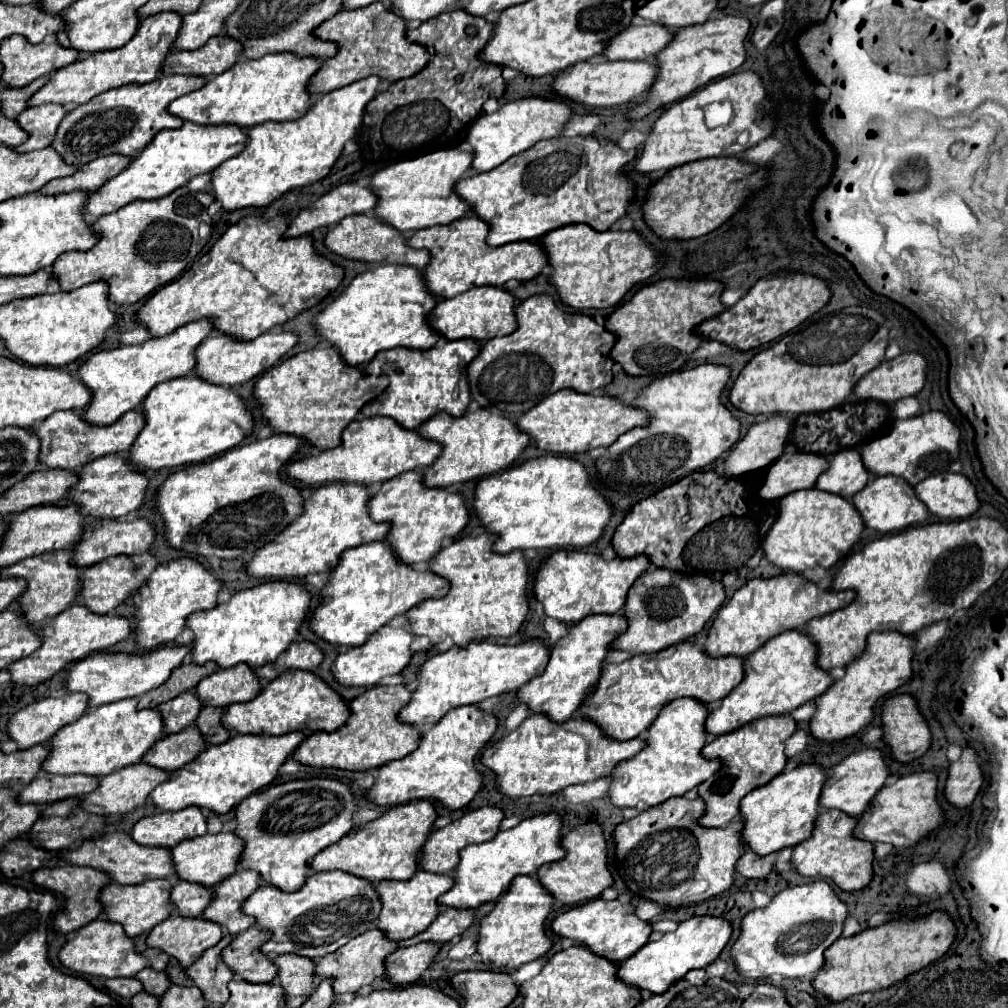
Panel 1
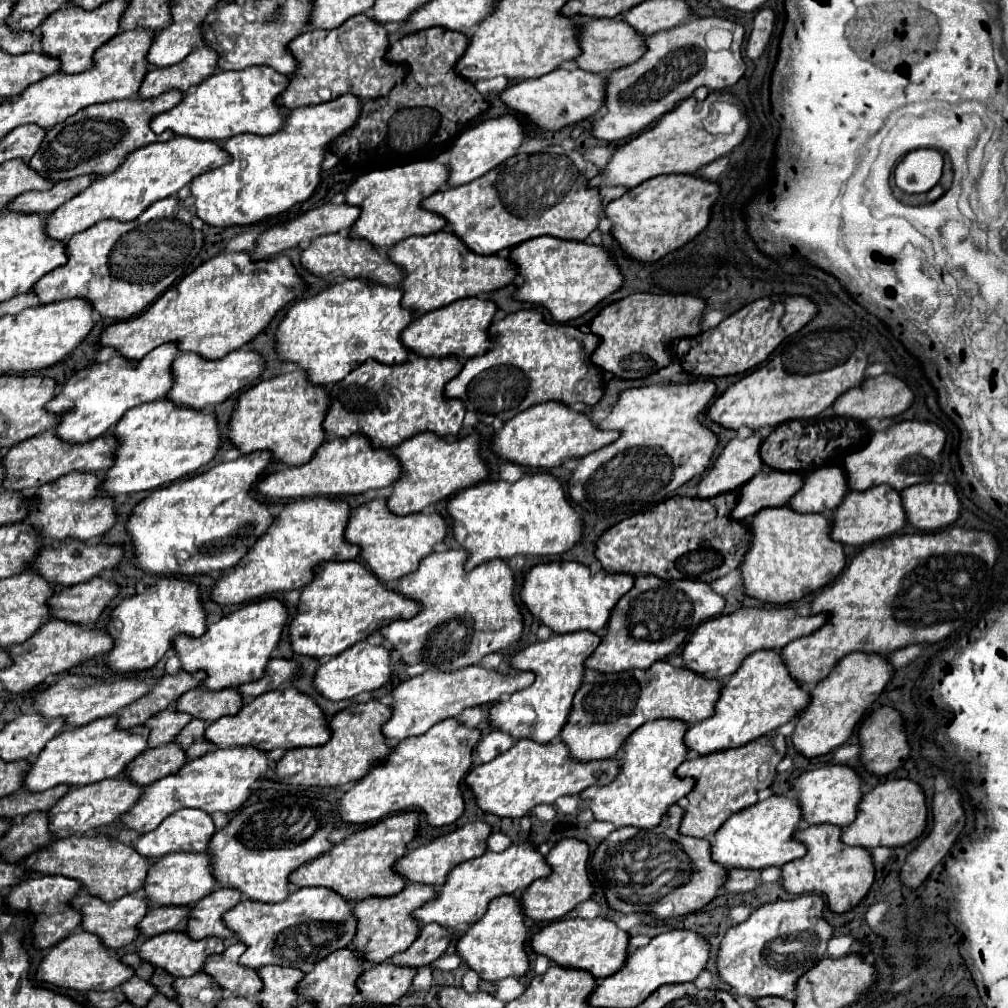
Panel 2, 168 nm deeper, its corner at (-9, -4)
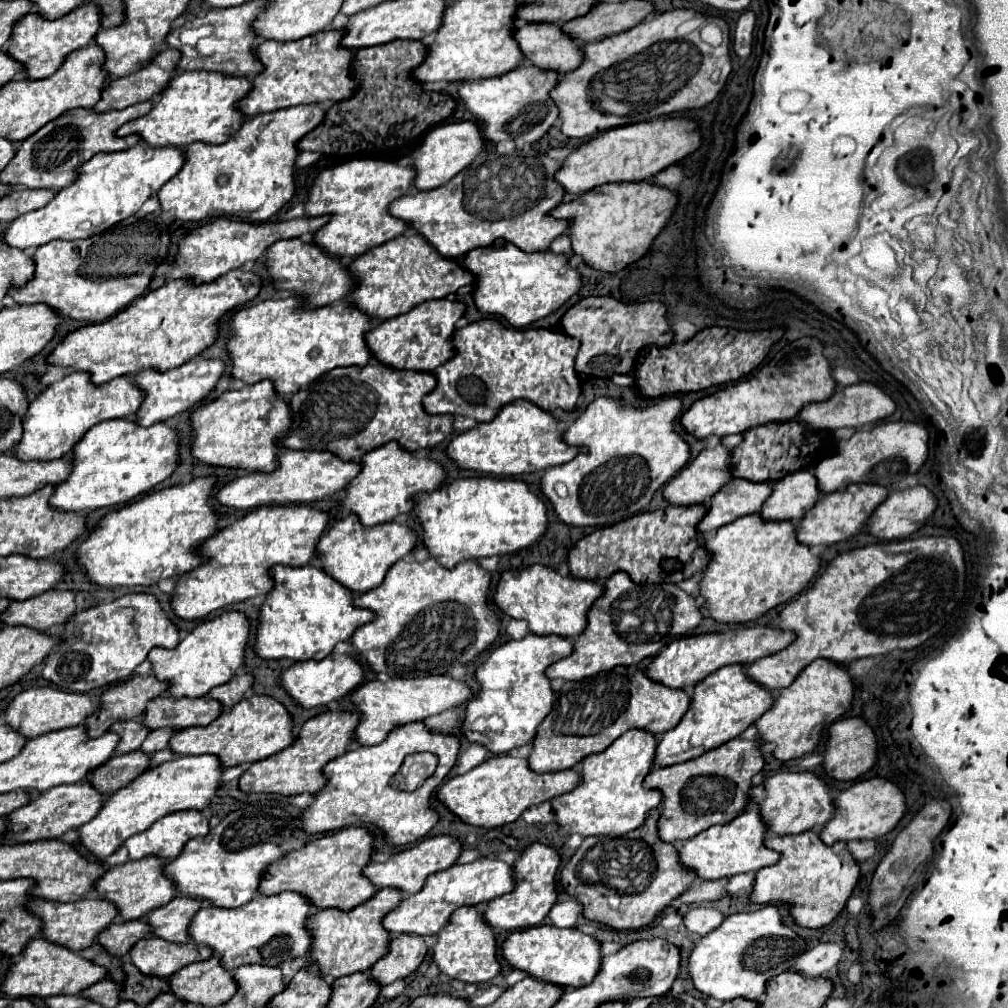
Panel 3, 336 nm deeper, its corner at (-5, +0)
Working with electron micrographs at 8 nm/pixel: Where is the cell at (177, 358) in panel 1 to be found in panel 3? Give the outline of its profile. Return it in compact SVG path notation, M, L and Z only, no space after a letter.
M75 371L61 381L51 383L27 409L23 417L23 439L15 447L15 455L29 459L61 459L71 453L77 441L99 421L115 417L135 417L143 403L143 389L135 383L135 375L123 375L109 383L95 385L89 373Z

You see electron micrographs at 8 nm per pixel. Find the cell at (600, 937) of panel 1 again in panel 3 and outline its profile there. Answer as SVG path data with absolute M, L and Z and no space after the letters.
M537 925L515 931L505 939L503 955L513 967L527 971L531 977L539 977L563 987L589 985L601 967L601 943L575 927L561 929L555 925Z

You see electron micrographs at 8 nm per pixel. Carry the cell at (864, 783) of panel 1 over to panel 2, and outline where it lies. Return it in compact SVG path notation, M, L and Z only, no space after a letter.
M825 765L803 771L799 777L789 781L789 789L801 807L801 821L805 825L833 823L837 827L845 827L855 821L857 801L861 801L861 779L853 769L845 765Z

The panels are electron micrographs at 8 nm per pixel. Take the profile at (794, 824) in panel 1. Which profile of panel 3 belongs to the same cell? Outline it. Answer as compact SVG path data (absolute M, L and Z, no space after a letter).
M755 807L751 811L741 813L739 817L735 817L725 825L713 825L711 829L701 831L693 839L683 841L679 845L679 855L683 865L689 869L695 869L697 875L703 879L721 879L721 877L747 873L747 871L759 871L763 867L775 865L775 861L781 859L781 853L765 845L767 833L769 833L769 827L763 821L761 811Z

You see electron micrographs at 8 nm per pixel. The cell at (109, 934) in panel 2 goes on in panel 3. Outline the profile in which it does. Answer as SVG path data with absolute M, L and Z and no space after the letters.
M35 897L29 901L29 911L43 919L43 937L49 937L49 941L57 941L59 945L69 945L73 951L83 951L97 943L99 933L105 931L119 915L119 909L107 899L81 899L73 903L61 903Z

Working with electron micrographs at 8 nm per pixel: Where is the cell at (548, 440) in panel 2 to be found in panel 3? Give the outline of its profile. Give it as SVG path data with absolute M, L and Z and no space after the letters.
M515 401L513 405L501 409L493 421L479 423L477 427L457 435L447 447L447 455L455 459L463 469L493 473L501 477L533 473L549 465L561 465L575 457L577 447L565 443L557 425L559 421L549 411L537 407L531 401Z

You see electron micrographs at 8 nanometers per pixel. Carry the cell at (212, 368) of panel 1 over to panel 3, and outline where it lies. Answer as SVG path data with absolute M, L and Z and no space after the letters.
M191 359L181 367L175 369L167 369L167 371L159 371L159 369L147 369L137 373L135 383L139 387L143 387L145 391L145 401L137 411L137 421L143 427L149 427L157 421L165 421L177 413L183 413L195 405L201 403L201 399L205 399L213 387L217 385L217 381L221 379L221 375L225 373L225 361L221 359Z

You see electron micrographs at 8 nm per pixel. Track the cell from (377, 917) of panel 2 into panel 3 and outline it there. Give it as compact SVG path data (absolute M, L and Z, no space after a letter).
M385 887L385 889L379 889L373 899L353 907L351 911L321 909L313 913L313 917L307 923L315 937L311 961L315 961L319 971L329 979L371 969L377 959L389 953L391 933L387 933L387 929L383 927L383 917L389 911L393 911L401 903L401 899L403 899L403 893L399 889Z

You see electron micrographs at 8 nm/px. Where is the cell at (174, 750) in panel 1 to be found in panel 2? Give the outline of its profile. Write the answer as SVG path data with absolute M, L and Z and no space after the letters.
M177 743L161 745L157 749L147 749L145 753L137 755L135 761L125 767L125 773L135 785L149 785L157 779L163 779L165 775L177 773L177 769L187 761L183 749Z

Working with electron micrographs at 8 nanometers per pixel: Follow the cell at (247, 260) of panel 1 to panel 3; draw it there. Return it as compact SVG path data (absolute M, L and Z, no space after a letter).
M233 269L211 283L195 283L193 279L173 279L167 285L139 297L115 317L85 325L69 333L49 355L53 365L69 365L77 371L89 371L91 381L101 385L121 375L133 375L141 369L173 369L207 347L219 337L221 321L233 309L255 299L263 287L263 279L255 271Z

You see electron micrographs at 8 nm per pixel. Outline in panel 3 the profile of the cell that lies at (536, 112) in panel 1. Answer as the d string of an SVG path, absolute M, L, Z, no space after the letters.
M461 121L461 123L449 123L439 125L433 131L427 133L423 143L411 153L413 165L417 169L417 189L435 189L451 181L457 173L461 173L481 151L485 149L485 137L483 127L477 121Z

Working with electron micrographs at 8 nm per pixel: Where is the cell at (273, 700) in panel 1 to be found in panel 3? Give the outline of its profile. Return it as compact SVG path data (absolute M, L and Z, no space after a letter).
M253 695L239 701L227 713L223 711L207 727L187 727L177 731L171 739L171 747L179 755L211 753L221 757L221 763L225 767L231 767L231 765L243 765L271 757L273 753L283 751L295 741L297 737L293 735L293 717L285 709L285 705L269 695Z

